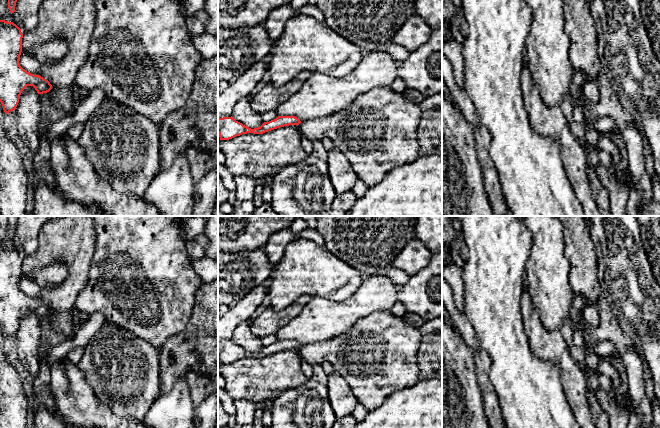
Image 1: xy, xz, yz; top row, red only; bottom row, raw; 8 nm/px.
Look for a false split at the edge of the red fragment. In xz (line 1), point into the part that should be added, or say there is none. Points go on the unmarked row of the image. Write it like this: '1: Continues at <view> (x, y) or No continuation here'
1: No continuation here

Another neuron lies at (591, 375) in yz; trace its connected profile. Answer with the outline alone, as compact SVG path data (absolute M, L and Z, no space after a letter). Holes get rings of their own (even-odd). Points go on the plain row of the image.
M578 363L578 365L584 373L588 388L591 389L596 394L597 391L601 389L598 380L598 375L600 374L600 372L598 371L598 369L590 368L587 364Z

